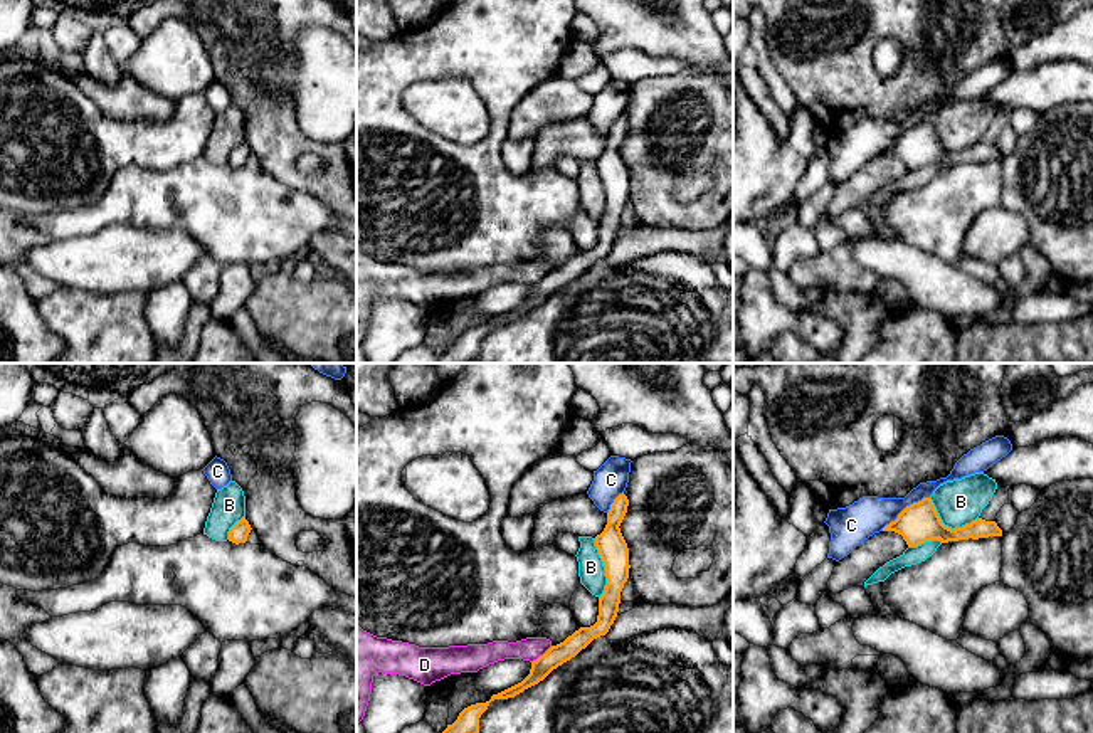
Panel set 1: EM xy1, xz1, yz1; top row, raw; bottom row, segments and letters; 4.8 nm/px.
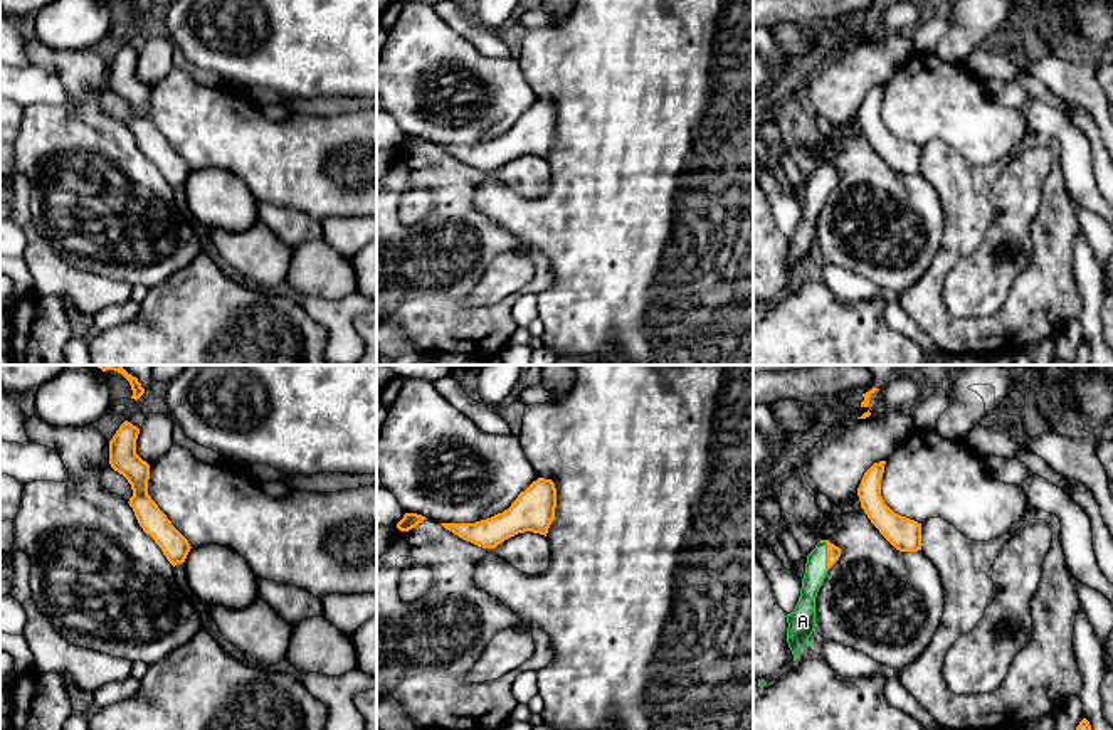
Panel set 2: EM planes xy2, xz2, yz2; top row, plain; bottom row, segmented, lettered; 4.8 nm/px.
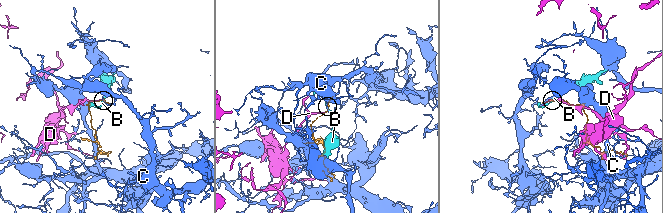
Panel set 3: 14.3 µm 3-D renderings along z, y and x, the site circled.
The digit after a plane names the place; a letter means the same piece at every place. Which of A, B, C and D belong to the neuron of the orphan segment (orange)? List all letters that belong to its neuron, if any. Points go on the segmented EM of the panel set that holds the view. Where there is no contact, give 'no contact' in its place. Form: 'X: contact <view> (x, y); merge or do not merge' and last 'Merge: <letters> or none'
A: contact yz2 (828, 554); merge
B: contact yz1 (947, 527); do not merge
C: contact yz1 (905, 508); do not merge
D: contact xz1 (543, 654); do not merge
Merge: A

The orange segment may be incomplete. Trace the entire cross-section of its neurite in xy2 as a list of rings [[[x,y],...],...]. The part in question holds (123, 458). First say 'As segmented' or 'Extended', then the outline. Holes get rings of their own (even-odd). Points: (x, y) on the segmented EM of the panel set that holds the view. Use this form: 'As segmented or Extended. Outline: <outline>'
As segmented. Outline: [[[128,421],[119,426],[109,441],[109,464],[131,484],[133,496],[128,503],[140,526],[175,567],[185,562],[192,547],[148,495],[150,464],[136,454],[138,434],[140,429]]]

